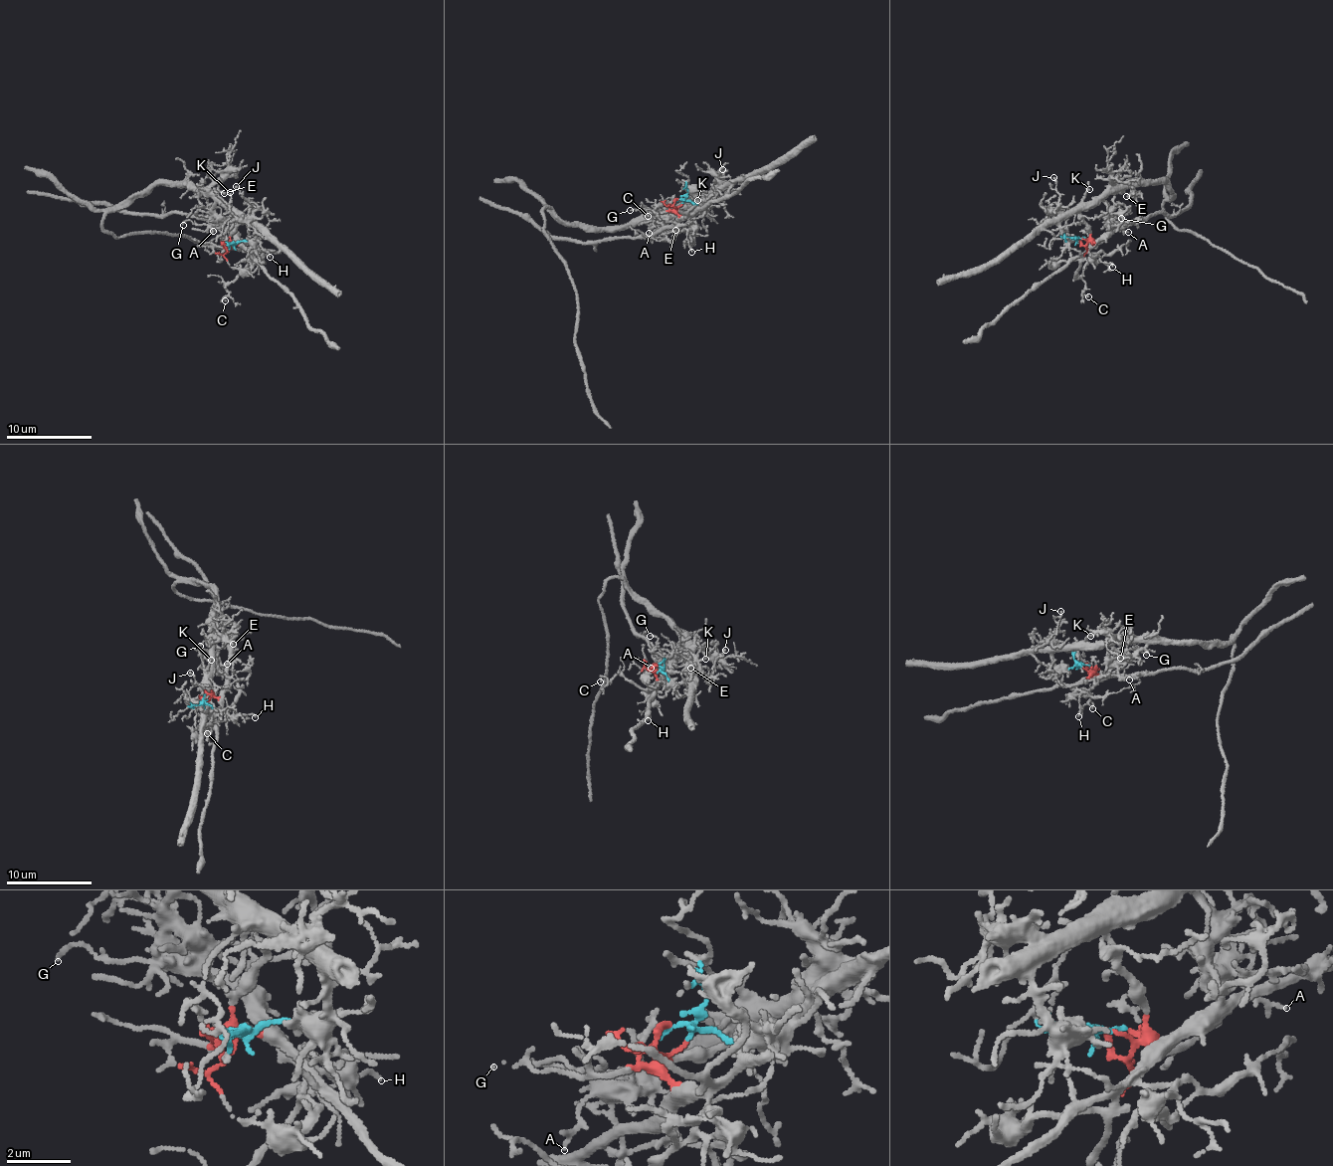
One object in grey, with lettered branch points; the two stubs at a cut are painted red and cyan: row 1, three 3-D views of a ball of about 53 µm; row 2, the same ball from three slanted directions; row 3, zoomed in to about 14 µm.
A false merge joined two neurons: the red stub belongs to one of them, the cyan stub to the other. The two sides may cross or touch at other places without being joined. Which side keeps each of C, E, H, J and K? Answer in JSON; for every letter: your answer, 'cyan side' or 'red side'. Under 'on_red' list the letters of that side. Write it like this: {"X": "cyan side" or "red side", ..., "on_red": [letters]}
{"C": "red side", "E": "cyan side", "H": "red side", "J": "cyan side", "K": "cyan side", "on_red": ["C", "H"]}

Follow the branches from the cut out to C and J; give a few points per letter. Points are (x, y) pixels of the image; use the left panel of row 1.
C: (227, 244), (229, 250), (231, 244), (243, 246), (249, 265), (224, 286), (229, 293), (223, 298), (226, 301)
J: (228, 244), (252, 241), (255, 236), (252, 219), (257, 206), (242, 196), (236, 186)

